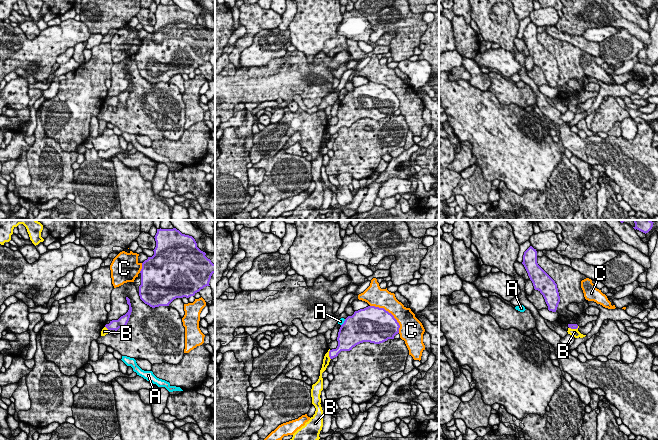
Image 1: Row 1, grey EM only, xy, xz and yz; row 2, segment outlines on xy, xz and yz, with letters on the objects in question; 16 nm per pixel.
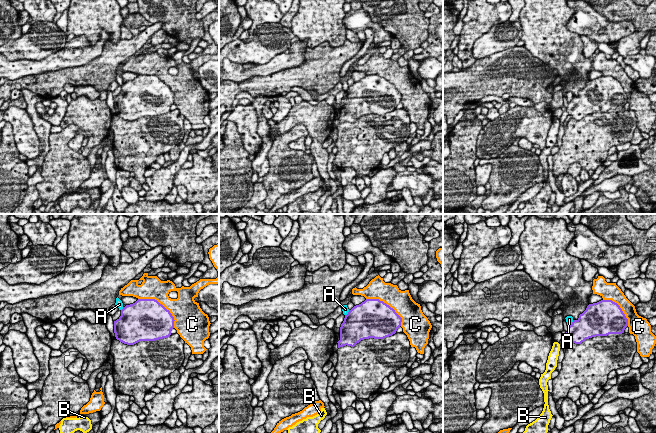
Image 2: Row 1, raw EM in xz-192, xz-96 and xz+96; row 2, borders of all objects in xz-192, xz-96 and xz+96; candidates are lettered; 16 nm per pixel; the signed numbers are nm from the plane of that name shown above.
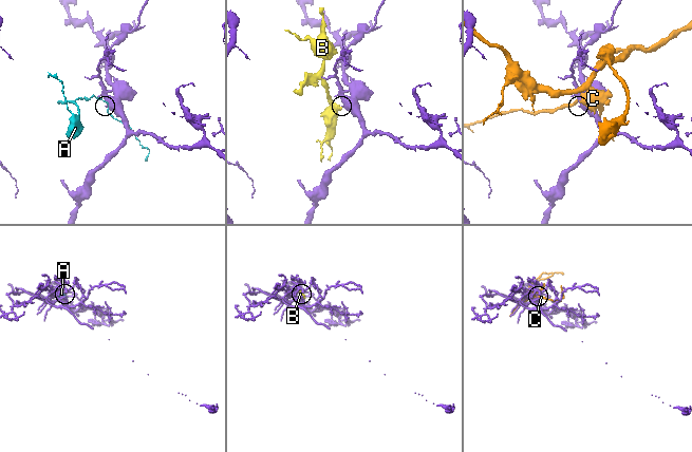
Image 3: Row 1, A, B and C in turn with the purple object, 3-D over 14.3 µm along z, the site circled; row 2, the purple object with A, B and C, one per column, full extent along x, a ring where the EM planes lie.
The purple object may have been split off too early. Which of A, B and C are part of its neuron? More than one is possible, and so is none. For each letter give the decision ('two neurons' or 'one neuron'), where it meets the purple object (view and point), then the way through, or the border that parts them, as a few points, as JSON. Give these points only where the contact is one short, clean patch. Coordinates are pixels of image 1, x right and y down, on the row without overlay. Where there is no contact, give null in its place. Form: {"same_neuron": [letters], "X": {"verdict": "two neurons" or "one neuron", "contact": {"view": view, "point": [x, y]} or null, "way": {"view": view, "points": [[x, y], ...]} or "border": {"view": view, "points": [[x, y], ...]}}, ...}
{"same_neuron": [], "A": {"verdict": "two neurons", "contact": {"view": "xz", "point": [344, 98]}}, "B": {"verdict": "two neurons", "contact": {"view": "xz", "point": [329, 131]}, "border": {"view": "xz", "points": [[329, 126], [330, 135]]}}, "C": {"verdict": "two neurons", "contact": {"view": "xz", "point": [390, 89]}}}

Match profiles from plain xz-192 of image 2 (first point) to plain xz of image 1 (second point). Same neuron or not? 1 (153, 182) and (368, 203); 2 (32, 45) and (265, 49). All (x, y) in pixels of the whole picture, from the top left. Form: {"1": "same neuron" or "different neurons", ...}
{"1": "same neuron", "2": "same neuron"}

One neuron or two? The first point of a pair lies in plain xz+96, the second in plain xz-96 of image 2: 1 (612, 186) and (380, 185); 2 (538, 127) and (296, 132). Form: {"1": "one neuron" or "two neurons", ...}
{"1": "two neurons", "2": "two neurons"}

